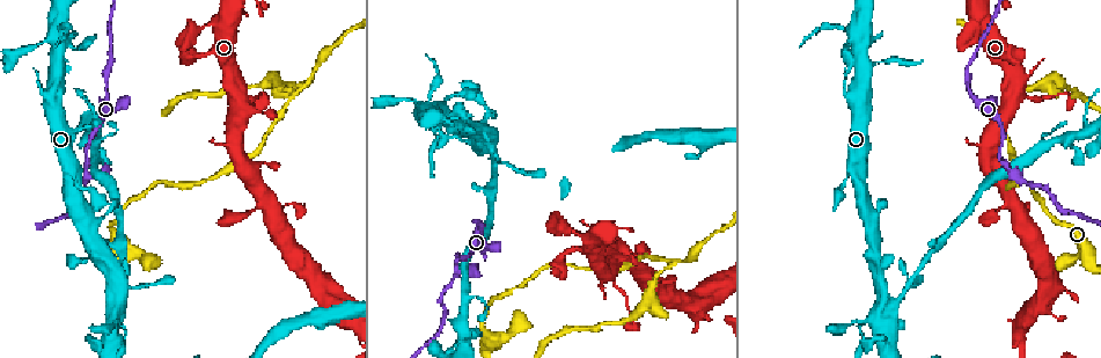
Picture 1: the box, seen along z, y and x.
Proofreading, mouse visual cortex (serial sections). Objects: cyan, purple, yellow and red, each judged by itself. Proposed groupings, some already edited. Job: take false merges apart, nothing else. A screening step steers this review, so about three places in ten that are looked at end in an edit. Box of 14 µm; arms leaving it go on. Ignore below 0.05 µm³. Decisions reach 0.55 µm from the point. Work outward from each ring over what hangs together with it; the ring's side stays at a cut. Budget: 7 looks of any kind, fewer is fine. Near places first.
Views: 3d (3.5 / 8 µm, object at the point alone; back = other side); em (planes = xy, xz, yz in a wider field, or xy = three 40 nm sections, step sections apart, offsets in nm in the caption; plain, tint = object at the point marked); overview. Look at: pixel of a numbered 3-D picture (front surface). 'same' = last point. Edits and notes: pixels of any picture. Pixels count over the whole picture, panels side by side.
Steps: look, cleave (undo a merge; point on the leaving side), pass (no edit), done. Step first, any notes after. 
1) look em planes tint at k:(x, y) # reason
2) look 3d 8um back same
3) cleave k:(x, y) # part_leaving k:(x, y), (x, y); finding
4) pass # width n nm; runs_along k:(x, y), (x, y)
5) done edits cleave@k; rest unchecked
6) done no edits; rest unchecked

look 3d 3.5um at 1:(671, 261) # three-way junction

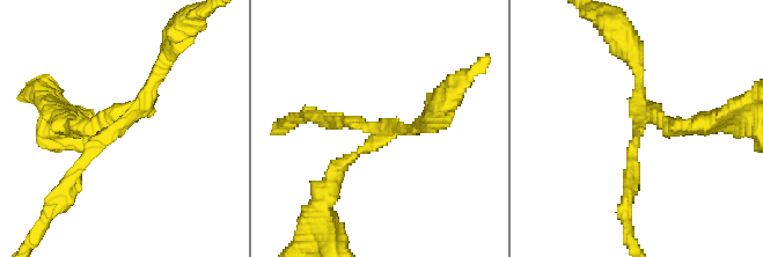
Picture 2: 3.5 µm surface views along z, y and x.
look em planes tint at 2:(124, 123) # arms 3; arm_widths 150, 200, 200 nm

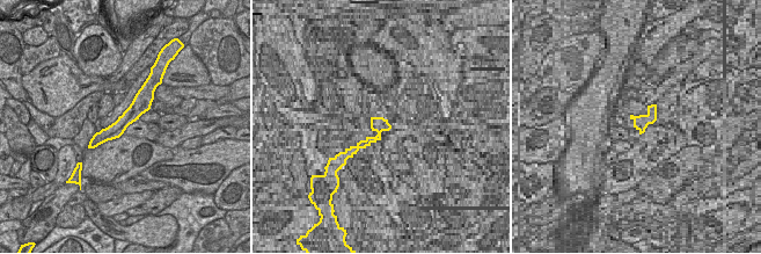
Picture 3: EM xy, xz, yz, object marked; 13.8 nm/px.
pass # width 200 nm; runs_along 3:(144, 95), (114, 131), (92, 144); one cell here

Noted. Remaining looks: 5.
look 3d 3.5um at 1:(1064, 84) # calibre changes

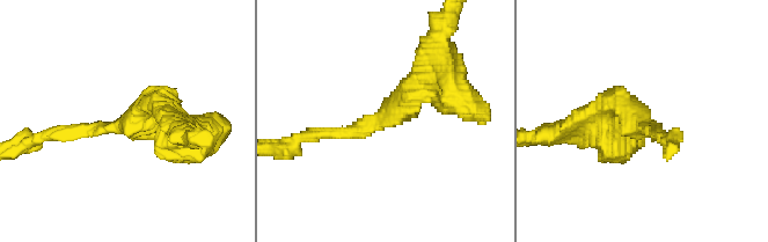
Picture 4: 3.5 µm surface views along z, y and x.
look em planes tint at 4:(113, 126) # arm_widths 150, 350 nm; shape alone is not enough

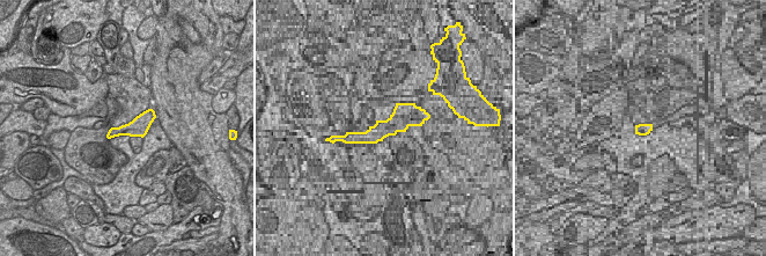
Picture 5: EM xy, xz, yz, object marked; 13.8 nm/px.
look em xy step 5 tint same # cut it another way

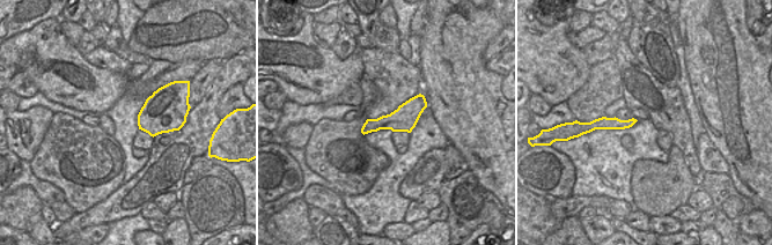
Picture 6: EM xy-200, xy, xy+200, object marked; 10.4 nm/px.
pass # runs_along 4:(424, 78), (378, 123), (299, 138); continuous, no second cell

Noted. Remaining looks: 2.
look 3d 3.5um at 1:(887, 302)

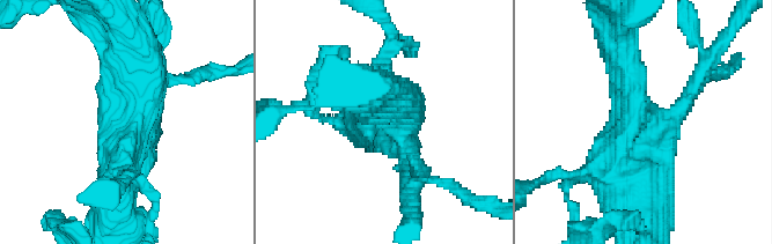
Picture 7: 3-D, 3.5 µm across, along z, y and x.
look em planes tint at 7:(145, 111) # need the tissue

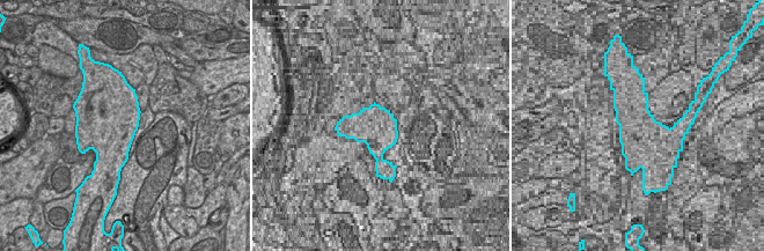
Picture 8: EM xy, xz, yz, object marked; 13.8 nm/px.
pass # runs_along 7:(619, 45), (648, 124), (693, 88); all the same cell

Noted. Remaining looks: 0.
done no edits; rest unchecked

